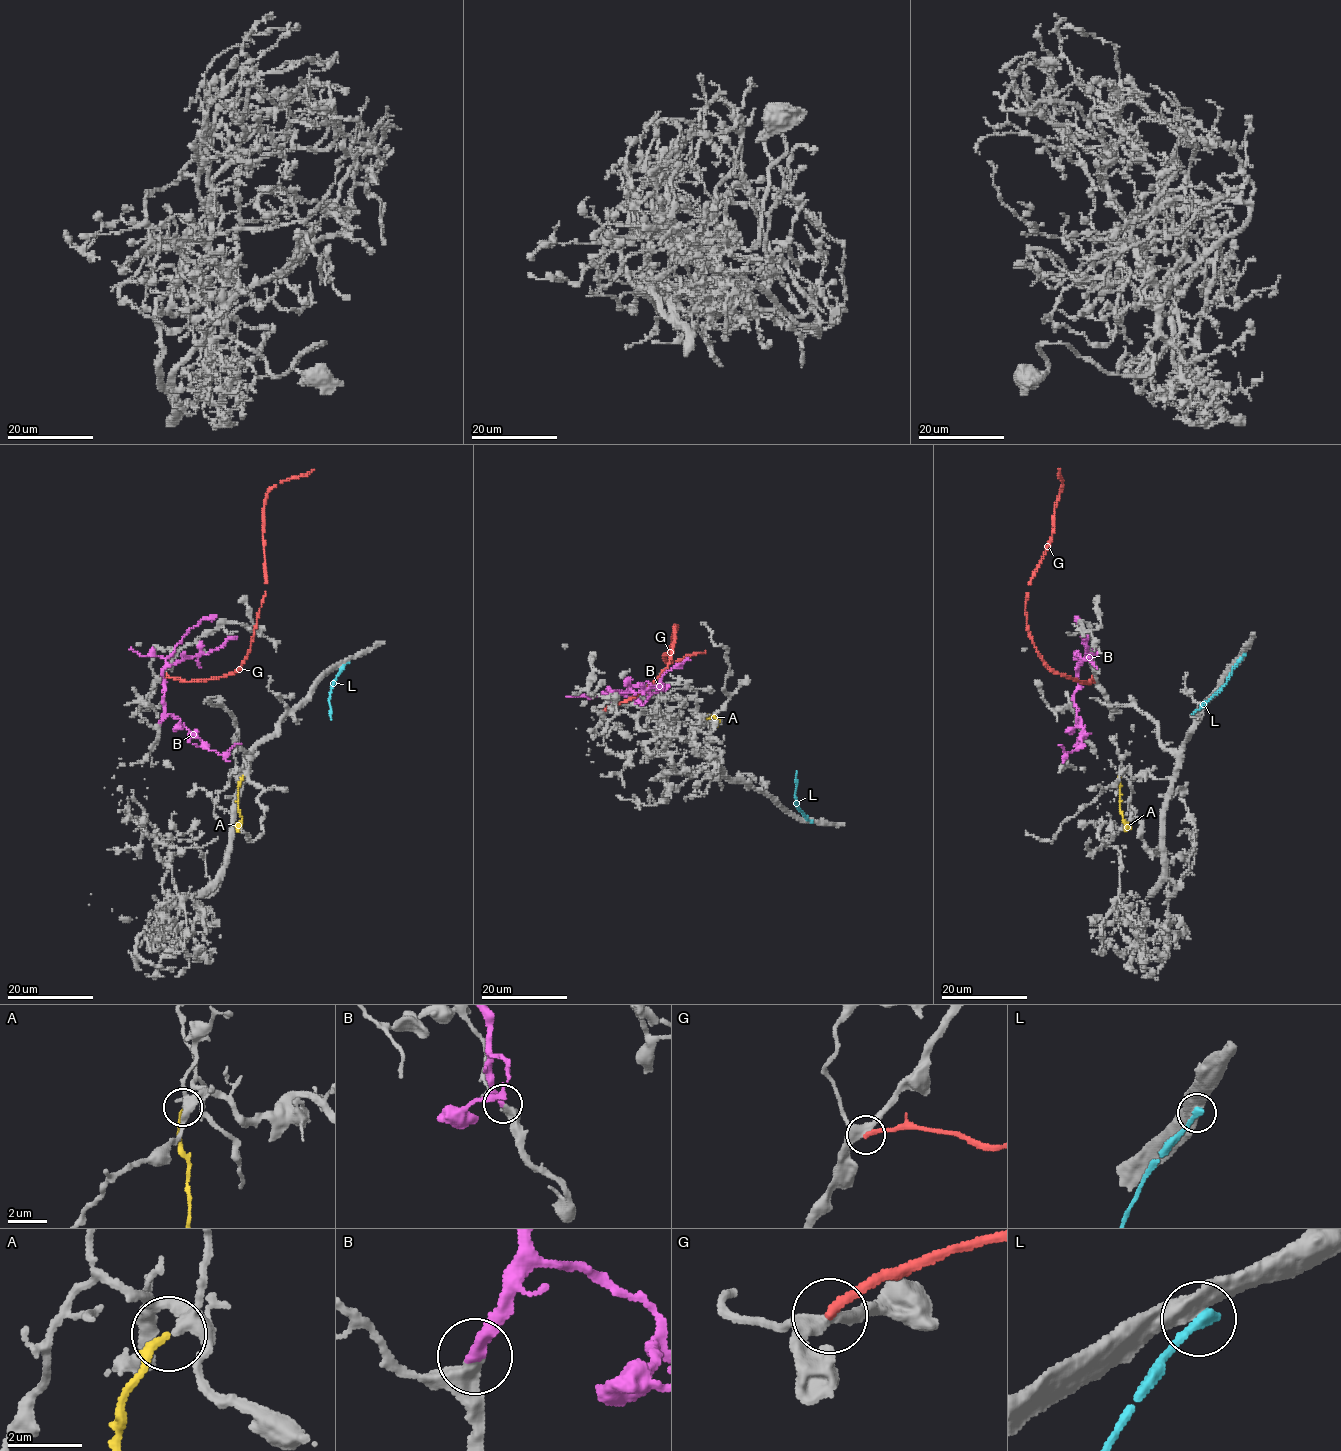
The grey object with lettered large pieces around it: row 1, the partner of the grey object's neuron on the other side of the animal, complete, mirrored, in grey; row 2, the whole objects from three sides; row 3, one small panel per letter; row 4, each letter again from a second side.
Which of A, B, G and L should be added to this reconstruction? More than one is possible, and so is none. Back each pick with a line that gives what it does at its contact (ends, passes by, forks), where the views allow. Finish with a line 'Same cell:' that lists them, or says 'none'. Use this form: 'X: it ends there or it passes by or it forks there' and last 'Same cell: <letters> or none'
A: it ends there
B: it ends there
Same cell: A, B

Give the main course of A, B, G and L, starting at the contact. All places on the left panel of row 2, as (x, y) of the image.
A: (244, 775), (238, 787), (237, 809), (241, 821), (237, 832)
B: (158, 724), (164, 712), (162, 670), (183, 659), (205, 654), (236, 637)
G: (159, 679), (200, 681), (239, 669), (250, 648), (264, 595), (267, 494), (280, 482), (313, 469)
L: (347, 662), (331, 690), (330, 719)

